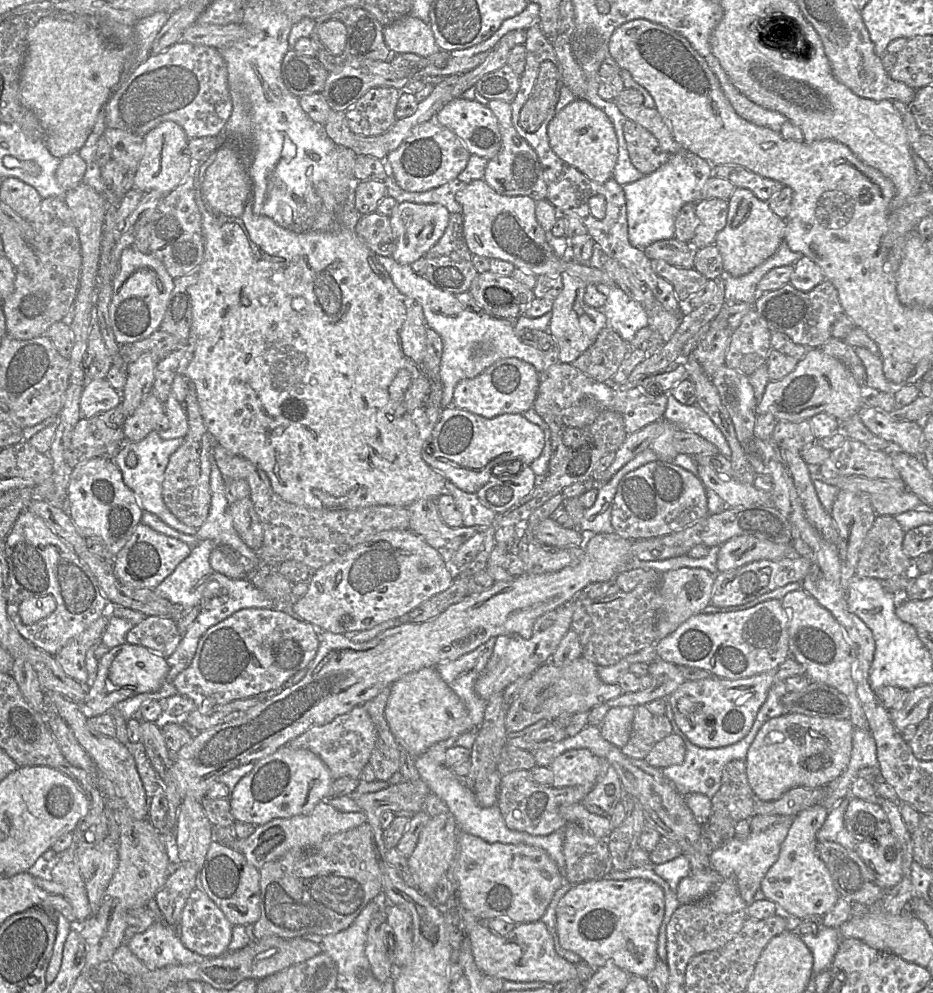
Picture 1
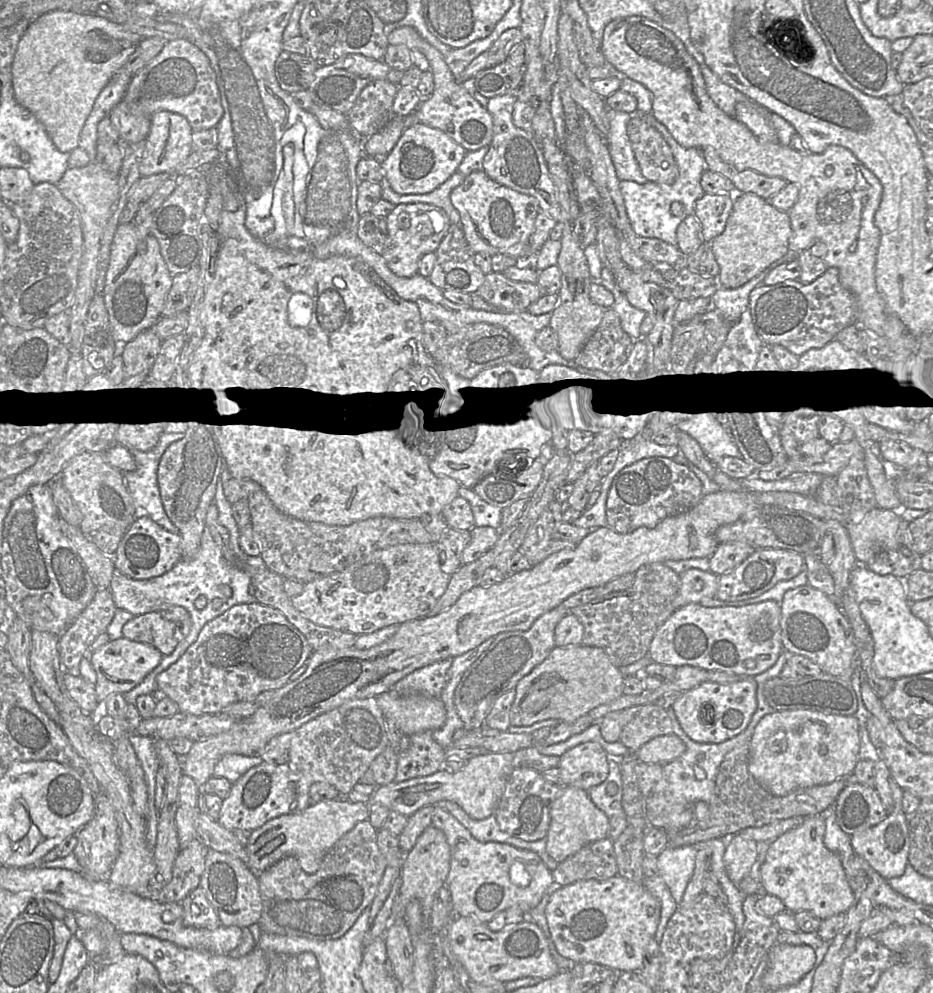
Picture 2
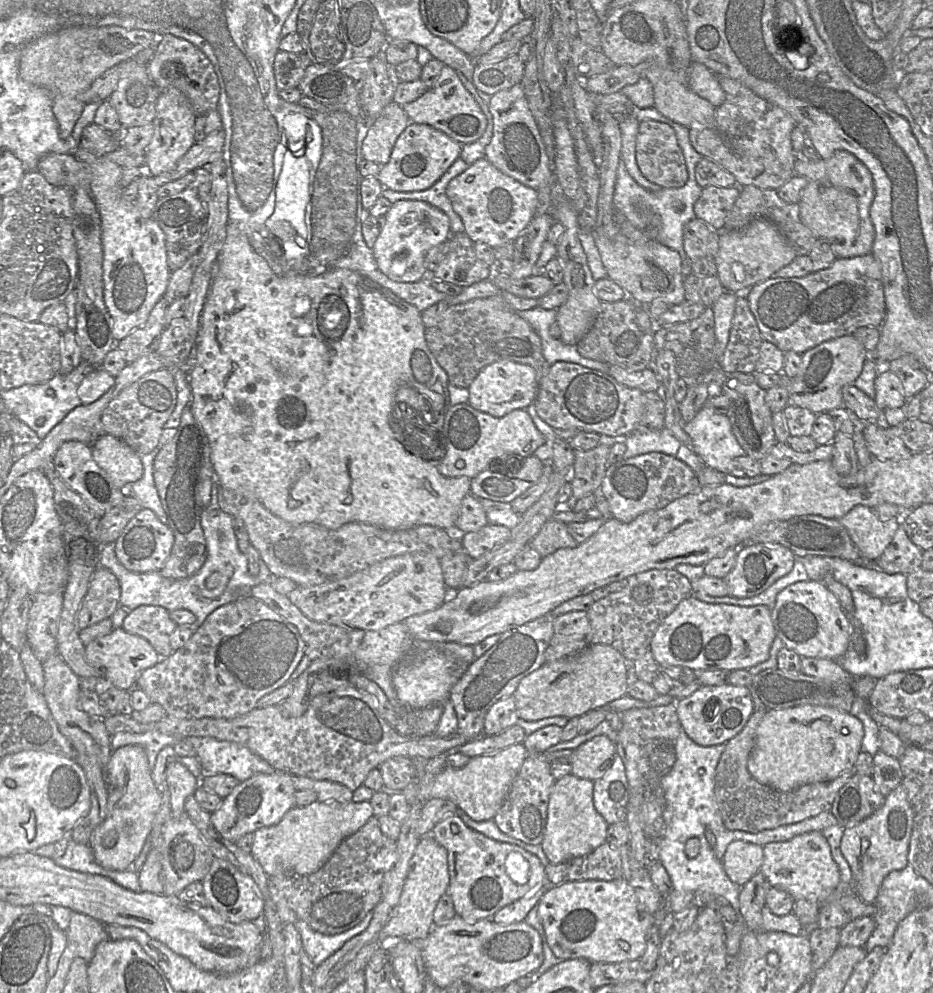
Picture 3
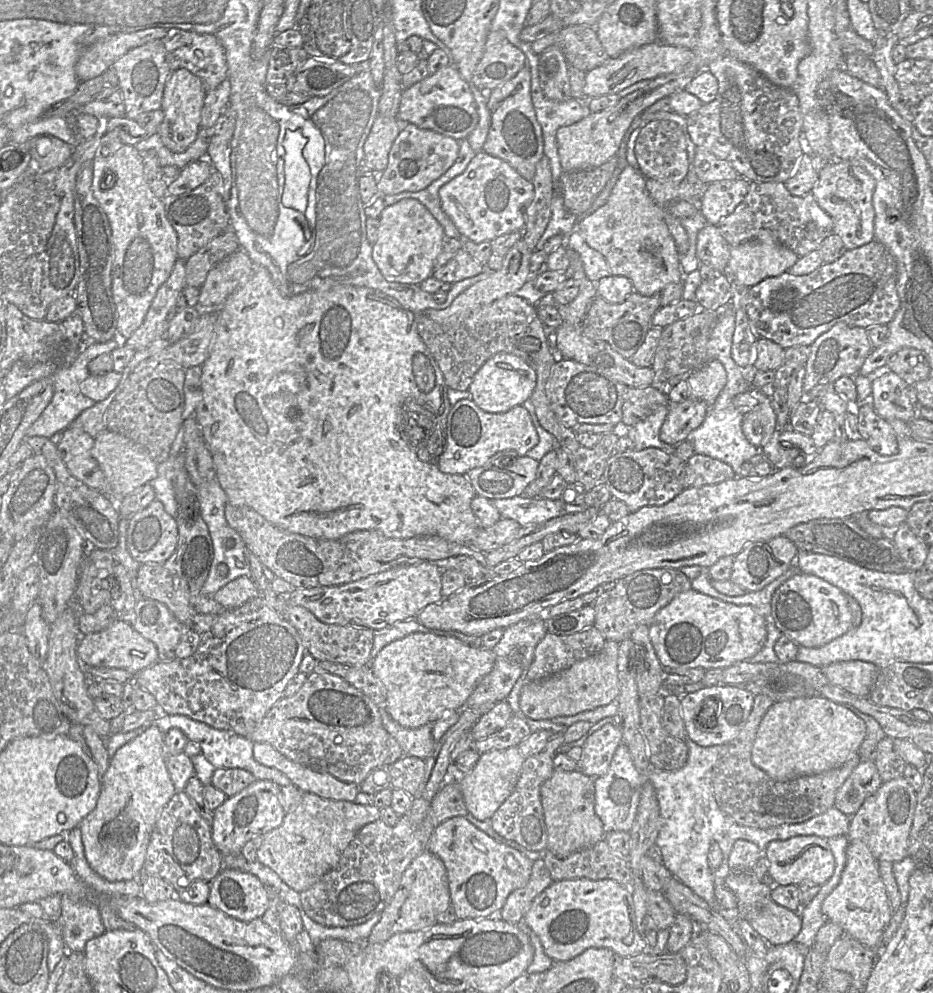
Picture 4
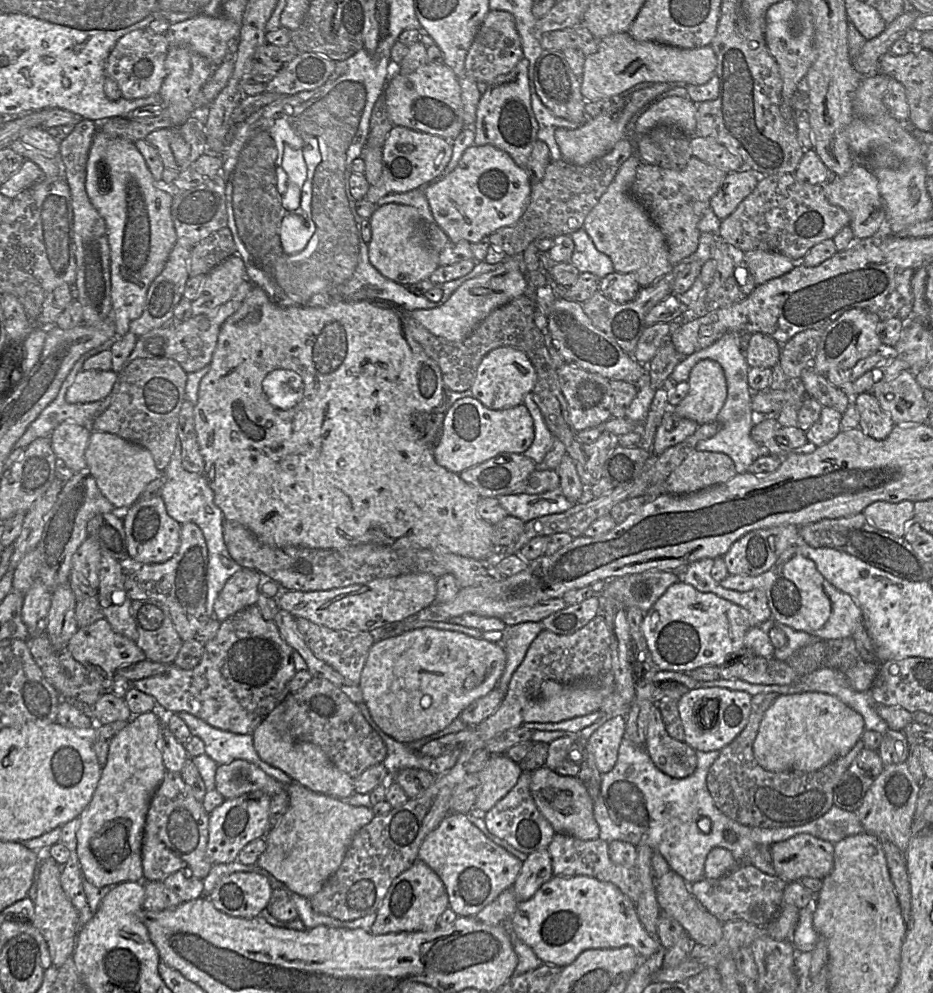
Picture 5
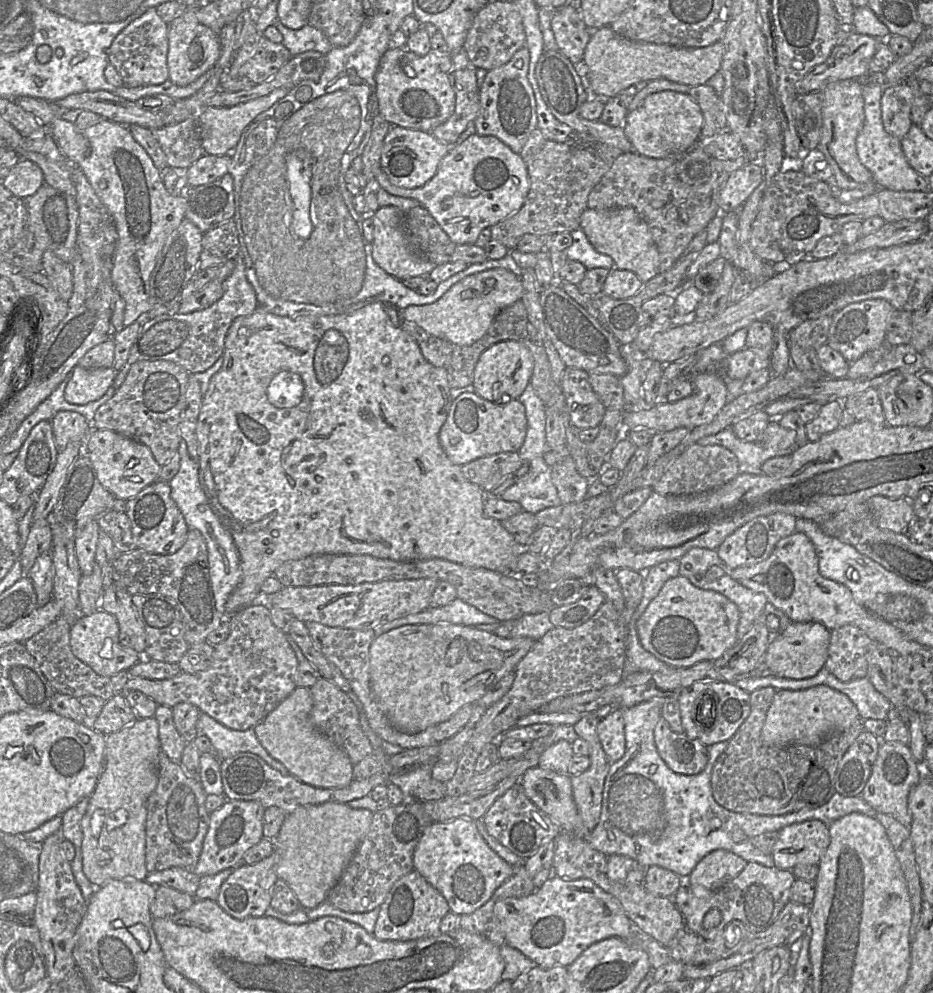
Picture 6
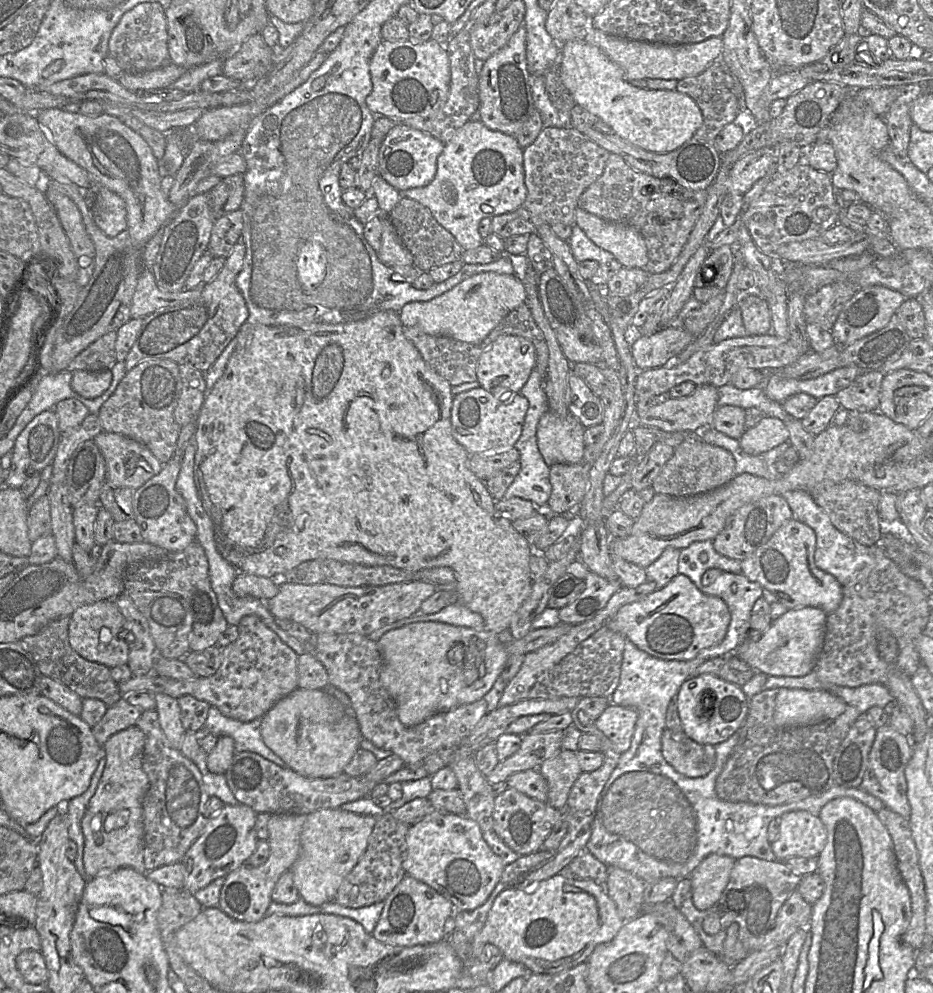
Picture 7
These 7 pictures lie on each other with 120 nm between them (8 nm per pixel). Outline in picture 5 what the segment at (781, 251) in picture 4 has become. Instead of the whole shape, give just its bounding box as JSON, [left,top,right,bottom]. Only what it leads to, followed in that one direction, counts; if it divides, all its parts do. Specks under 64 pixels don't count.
[744,250,797,285]

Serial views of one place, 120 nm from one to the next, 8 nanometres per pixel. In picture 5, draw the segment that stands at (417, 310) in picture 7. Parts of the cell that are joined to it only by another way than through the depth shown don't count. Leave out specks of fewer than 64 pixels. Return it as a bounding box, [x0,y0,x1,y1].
[410,254,527,341]

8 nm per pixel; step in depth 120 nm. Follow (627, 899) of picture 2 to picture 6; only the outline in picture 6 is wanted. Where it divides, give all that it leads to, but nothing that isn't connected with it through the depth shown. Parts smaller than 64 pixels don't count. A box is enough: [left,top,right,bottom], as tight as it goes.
[494,874,672,969]

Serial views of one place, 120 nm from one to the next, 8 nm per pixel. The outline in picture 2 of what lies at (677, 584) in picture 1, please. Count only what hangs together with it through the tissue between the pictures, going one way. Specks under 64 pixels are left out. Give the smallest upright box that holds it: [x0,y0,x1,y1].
[674,569,719,610]

